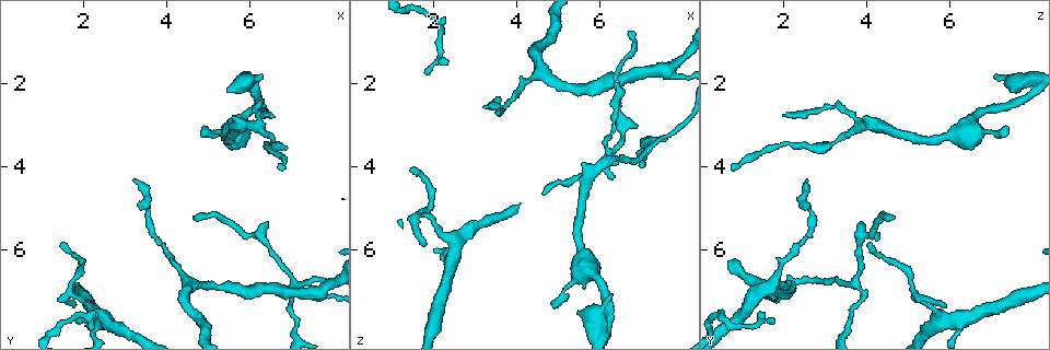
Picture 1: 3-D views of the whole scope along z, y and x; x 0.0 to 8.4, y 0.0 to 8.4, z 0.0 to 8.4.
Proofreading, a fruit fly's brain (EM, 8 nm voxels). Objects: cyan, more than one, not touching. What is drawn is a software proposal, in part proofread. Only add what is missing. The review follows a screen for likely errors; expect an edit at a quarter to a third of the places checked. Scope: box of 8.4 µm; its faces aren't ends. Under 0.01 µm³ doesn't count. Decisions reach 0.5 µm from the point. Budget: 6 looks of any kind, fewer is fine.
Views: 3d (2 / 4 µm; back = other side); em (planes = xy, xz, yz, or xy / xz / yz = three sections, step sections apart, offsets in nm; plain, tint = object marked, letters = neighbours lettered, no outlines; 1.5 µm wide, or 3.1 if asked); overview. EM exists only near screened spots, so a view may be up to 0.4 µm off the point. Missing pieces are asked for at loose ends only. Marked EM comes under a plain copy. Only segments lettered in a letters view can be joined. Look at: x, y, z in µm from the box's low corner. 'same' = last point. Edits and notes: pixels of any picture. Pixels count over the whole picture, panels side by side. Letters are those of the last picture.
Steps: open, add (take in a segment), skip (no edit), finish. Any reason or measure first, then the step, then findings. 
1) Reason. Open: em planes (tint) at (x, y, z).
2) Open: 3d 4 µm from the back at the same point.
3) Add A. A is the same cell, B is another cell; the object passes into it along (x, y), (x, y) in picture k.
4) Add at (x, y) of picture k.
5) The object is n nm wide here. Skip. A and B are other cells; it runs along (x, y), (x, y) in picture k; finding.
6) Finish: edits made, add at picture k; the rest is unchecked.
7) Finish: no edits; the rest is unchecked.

Tapers out. Open: 3d 4 µm at (1.90, 7.70, 1.80).

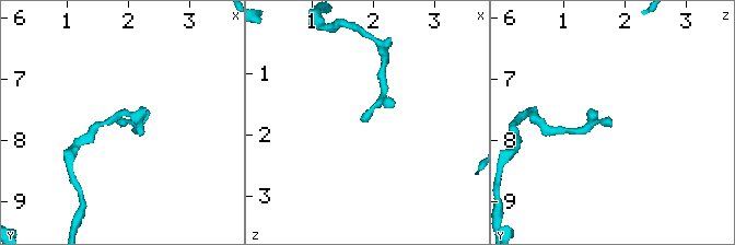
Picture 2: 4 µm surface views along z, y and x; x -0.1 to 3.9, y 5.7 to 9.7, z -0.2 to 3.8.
Need the tissue. Open: em yz step 4 (tint) at (1.85, 7.70, 1.80).

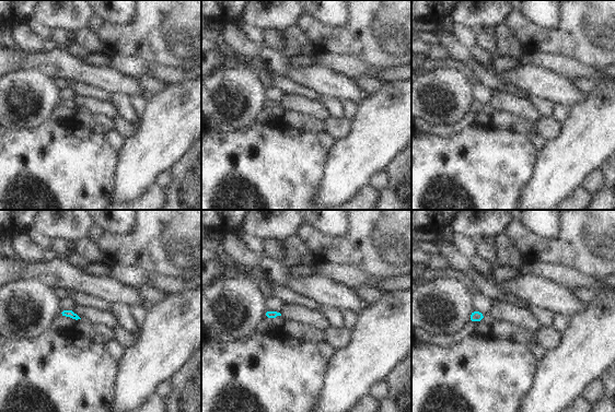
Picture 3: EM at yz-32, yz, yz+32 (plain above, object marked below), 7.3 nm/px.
Open: em planes (letters) at the same point.

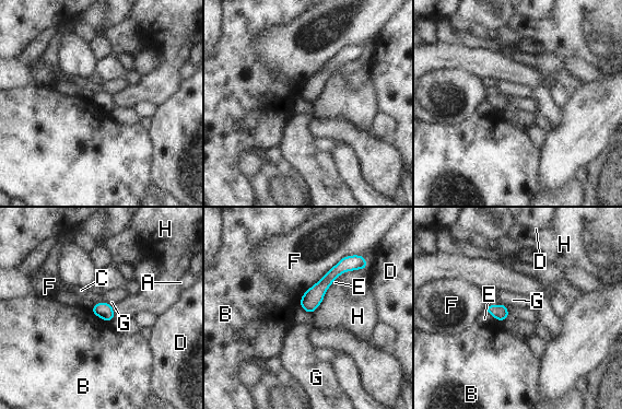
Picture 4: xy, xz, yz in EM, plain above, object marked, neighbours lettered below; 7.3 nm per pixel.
The object is 90 nm wide here. Skip. A, B, C, D, E, F, G and H are other cells; it runs along (350, 261), (339, 268), (303, 304) in picture 4; none of them fits.

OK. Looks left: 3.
An open end. Open: 3d 4 µm at (6.75, 3.90, 0.70).

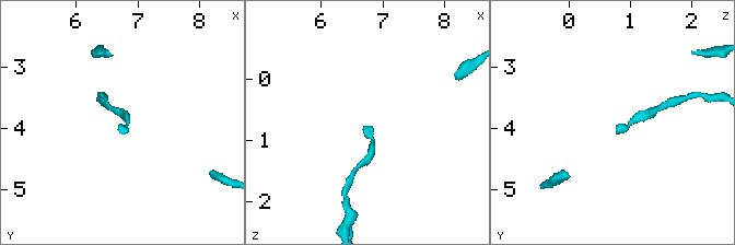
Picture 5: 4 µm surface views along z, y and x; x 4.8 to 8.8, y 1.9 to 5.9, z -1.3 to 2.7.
Open: em xy step 8 (tint) at (6.70, 3.95, 0.75).

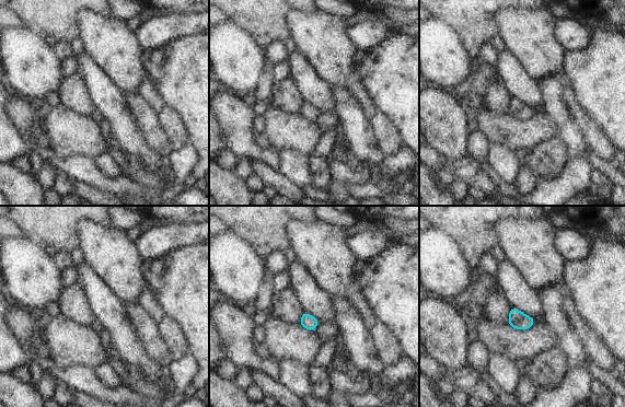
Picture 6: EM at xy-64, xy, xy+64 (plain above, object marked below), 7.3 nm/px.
Open: em planes (letters) at the same point.

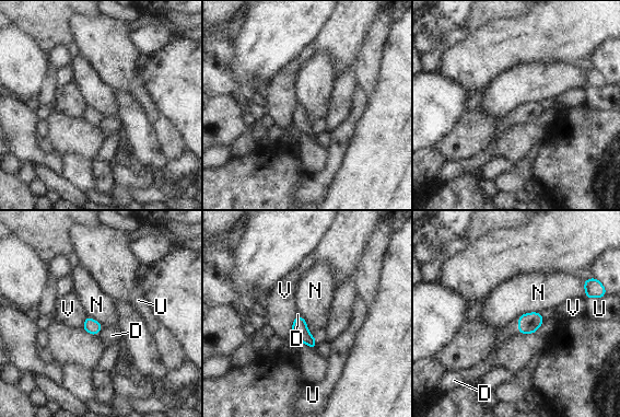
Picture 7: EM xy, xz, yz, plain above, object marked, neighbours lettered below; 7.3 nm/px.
The longest contact is with N, 200 nm. Add D. D is the same cell, N, U and V are other cells; the object passes into it along (528, 323), (518, 325), (504, 335) in picture 7; the neuron continues.

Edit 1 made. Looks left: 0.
Finish: edits made, add at picture 7; the rest is unchecked.

